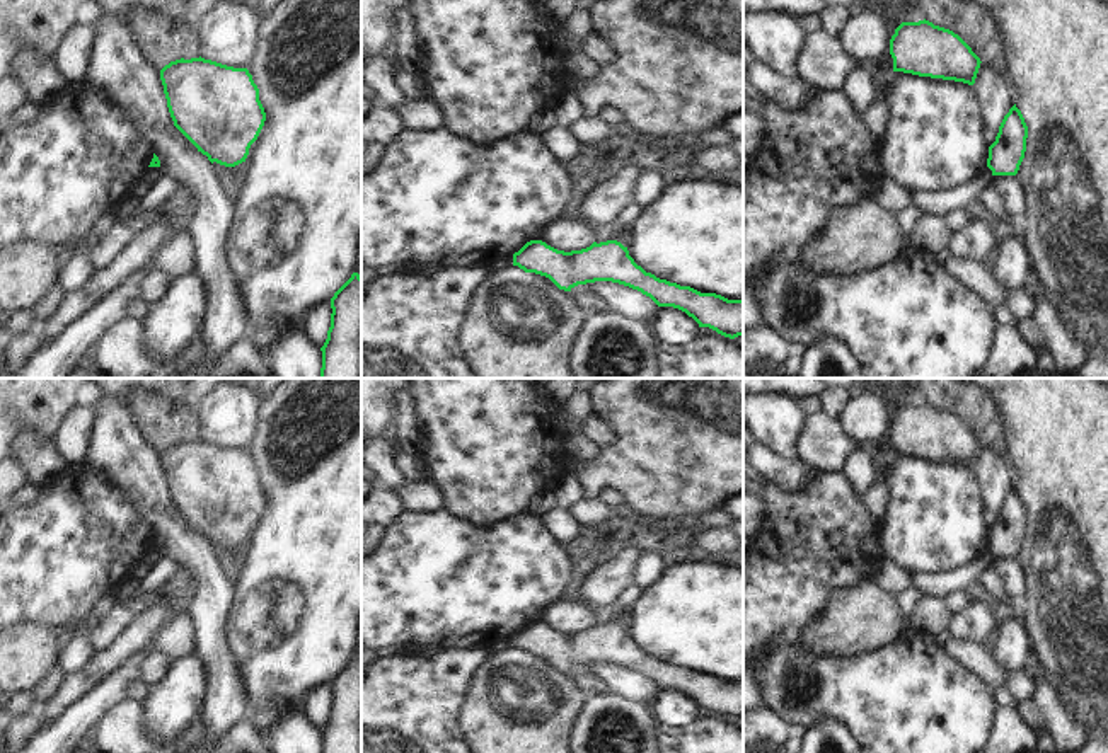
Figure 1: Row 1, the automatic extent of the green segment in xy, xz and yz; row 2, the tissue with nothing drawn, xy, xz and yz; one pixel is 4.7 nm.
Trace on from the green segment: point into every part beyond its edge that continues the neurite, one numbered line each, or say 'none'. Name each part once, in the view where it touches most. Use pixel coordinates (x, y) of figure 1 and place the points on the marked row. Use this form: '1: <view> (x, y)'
none

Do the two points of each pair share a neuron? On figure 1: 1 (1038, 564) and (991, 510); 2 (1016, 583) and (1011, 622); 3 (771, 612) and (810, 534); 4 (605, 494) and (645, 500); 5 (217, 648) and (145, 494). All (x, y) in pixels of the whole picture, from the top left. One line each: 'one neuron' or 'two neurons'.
1: two neurons
2: one neuron
3: one neuron
4: two neurons
5: one neuron

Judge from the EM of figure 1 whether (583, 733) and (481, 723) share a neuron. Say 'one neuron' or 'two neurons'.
two neurons

